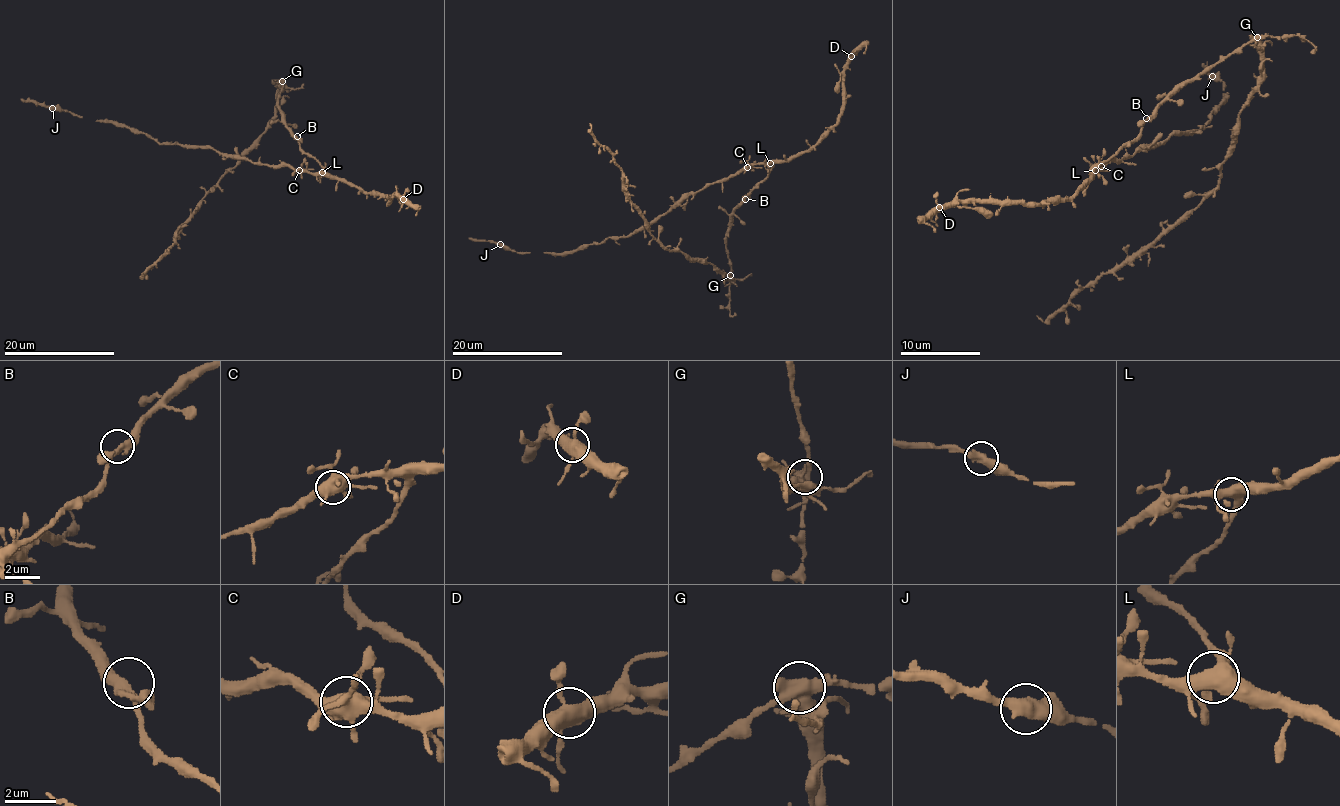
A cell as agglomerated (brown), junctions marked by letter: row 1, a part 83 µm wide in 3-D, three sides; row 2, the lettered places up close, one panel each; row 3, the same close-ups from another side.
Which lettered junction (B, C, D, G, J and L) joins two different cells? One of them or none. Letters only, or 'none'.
G

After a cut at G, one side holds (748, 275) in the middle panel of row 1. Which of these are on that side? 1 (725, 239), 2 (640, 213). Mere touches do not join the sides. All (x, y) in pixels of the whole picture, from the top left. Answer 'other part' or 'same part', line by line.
1: other part
2: same part

